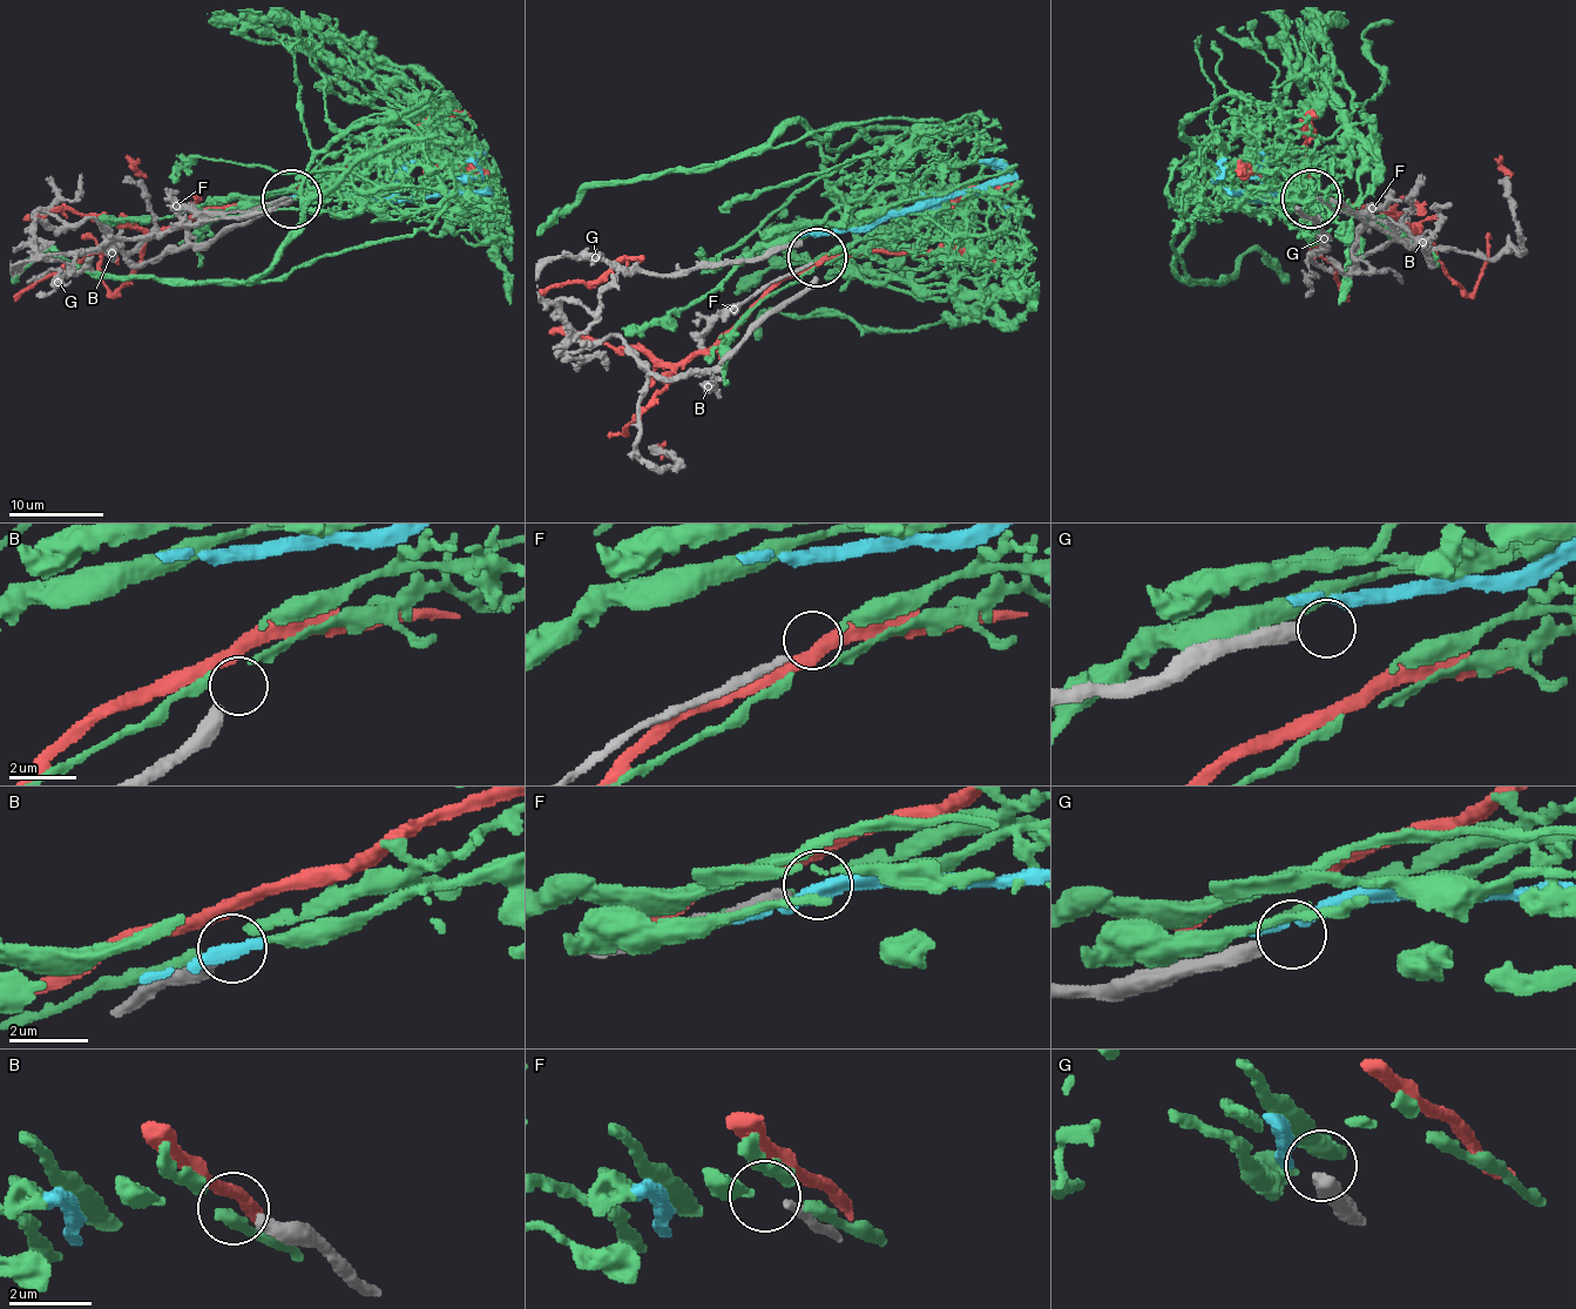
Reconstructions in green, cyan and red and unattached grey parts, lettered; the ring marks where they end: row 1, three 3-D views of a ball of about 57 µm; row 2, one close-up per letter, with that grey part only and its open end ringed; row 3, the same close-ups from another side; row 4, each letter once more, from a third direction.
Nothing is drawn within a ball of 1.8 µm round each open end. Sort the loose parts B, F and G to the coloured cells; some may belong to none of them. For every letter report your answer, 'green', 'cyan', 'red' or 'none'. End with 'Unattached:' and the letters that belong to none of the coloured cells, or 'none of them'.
B: none
F: green
G: none
Unattached: B, G

